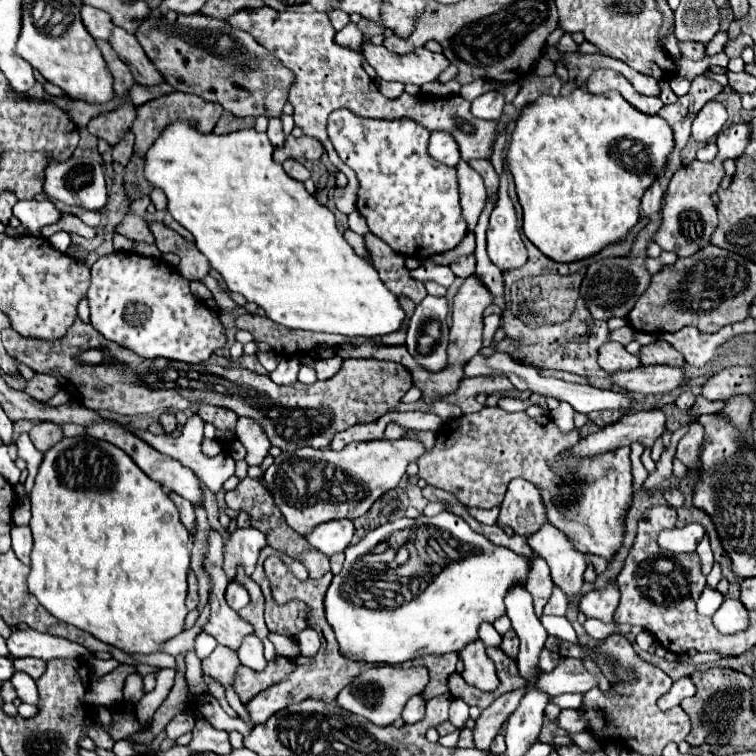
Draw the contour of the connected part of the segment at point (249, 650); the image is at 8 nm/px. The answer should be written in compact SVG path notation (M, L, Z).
M251 634L251 636L247 636L243 640L243 644L237 650L237 654L239 654L241 664L251 668L251 670L255 670L255 672L265 670L265 666L267 666L267 660L263 656L263 642L255 634Z

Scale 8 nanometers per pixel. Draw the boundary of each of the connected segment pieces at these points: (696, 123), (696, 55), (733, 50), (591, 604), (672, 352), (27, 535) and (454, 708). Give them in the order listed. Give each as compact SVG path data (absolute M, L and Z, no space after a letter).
M707 102L693 120L693 138L699 142L713 140L727 122L727 110L721 102Z
M681 42L681 56L689 60L701 60L705 56L705 44L699 42Z
M739 34L737 38L727 40L723 52L725 52L729 58L737 58L737 56L741 56L741 50L743 50L745 46L751 46L751 38L745 36L745 34Z
M609 584L605 588L583 594L583 598L579 602L579 610L587 618L597 618L597 620L609 624L609 622L613 622L617 604L619 604L619 590L615 584Z
M657 340L649 346L643 346L639 352L639 360L643 366L655 366L655 364L667 364L667 366L685 366L683 356L665 340Z
M13 526L11 528L11 540L13 540L13 552L23 562L29 564L29 554L33 548L33 536L29 526Z
M451 700L449 708L449 722L457 728L463 728L465 720L469 718L469 706L463 700Z

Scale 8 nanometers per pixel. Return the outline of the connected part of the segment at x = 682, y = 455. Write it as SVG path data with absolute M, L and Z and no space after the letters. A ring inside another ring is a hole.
M699 422L689 426L689 432L679 440L677 458L691 470L699 470L699 448L703 444L703 428Z

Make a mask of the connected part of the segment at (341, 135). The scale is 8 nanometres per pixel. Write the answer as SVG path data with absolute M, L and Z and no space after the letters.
M343 108L329 116L327 130L339 158L357 174L359 214L365 218L369 230L375 236L379 236L385 244L389 244L393 250L397 250L397 254L425 260L439 252L453 250L465 238L467 222L461 214L455 168L449 168L429 156L427 144L431 132L425 130L425 126L413 122L411 118L399 118L399 120L359 118Z

